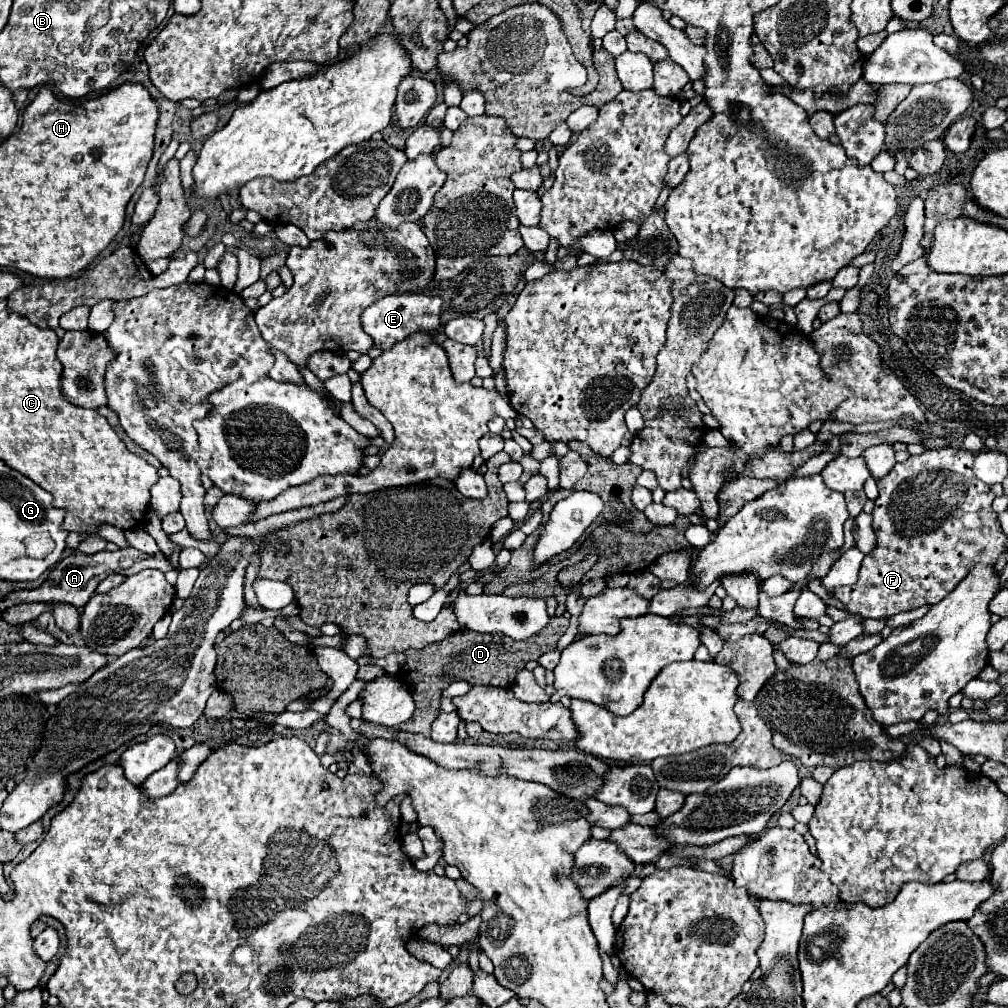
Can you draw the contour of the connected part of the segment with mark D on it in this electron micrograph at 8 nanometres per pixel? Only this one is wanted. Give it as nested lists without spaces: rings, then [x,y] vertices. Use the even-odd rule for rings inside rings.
[[[552,617],[544,631],[538,635],[532,635],[526,641],[514,641],[500,633],[474,633],[474,631],[458,631],[450,639],[444,639],[440,643],[430,643],[424,649],[410,649],[406,651],[406,665],[400,669],[398,679],[406,683],[412,691],[416,711],[410,721],[402,723],[402,731],[410,733],[422,733],[424,737],[430,737],[430,725],[440,713],[440,695],[442,689],[450,681],[468,681],[470,685],[494,685],[494,687],[512,687],[514,677],[518,671],[524,669],[524,665],[532,659],[538,659],[540,655],[556,649],[558,639],[568,629],[566,617]]]

